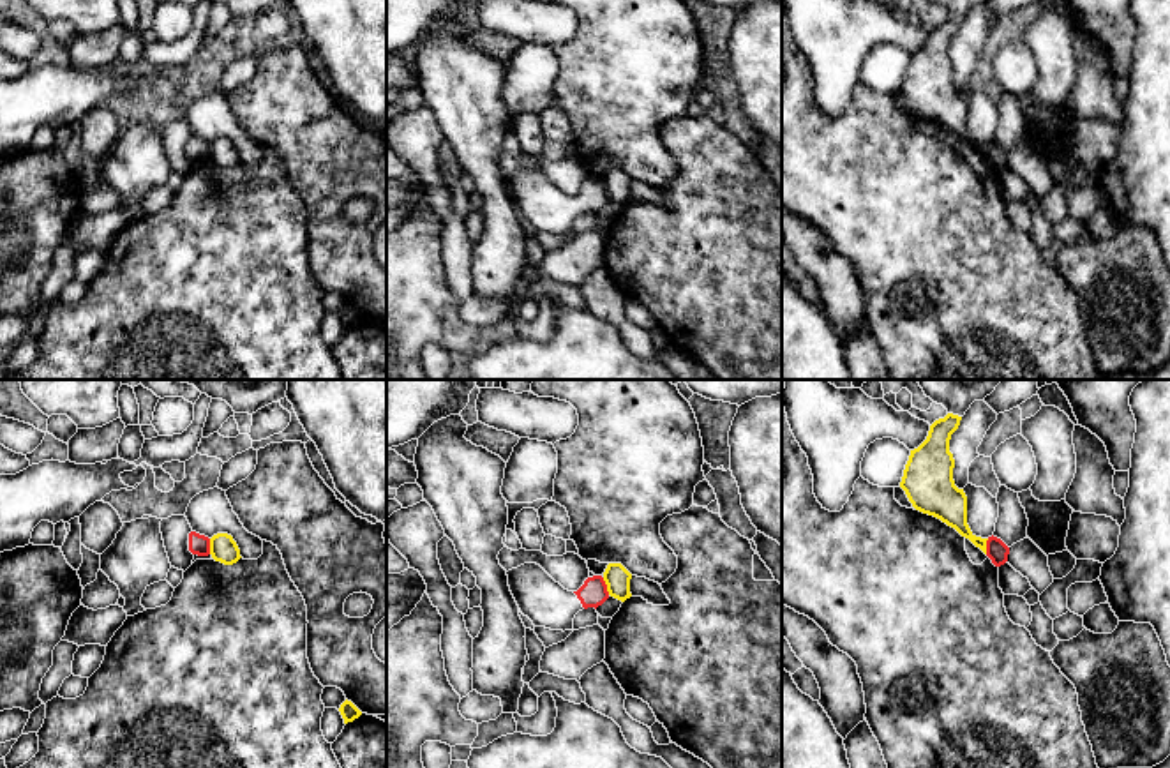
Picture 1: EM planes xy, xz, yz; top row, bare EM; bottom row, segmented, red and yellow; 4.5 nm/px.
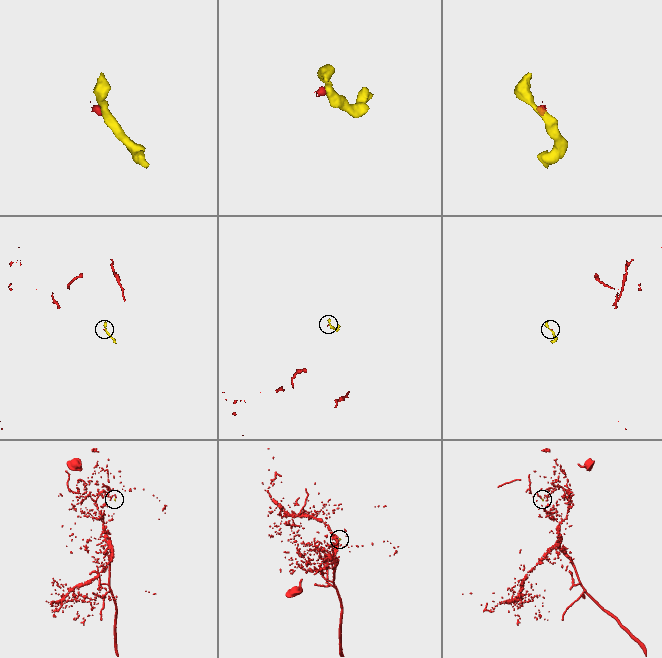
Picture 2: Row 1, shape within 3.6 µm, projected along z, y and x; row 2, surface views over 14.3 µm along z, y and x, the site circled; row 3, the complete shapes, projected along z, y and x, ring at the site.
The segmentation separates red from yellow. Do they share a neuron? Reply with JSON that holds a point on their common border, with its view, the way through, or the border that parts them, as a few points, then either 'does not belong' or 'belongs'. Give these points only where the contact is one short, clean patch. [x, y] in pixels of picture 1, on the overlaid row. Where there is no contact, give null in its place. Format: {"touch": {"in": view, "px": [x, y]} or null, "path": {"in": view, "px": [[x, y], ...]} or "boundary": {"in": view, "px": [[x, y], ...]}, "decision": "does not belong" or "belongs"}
{"touch": {"in": "xz", "px": [606, 587]}, "boundary": {"in": "xz", "px": [[602, 578], [609, 594]]}, "decision": "does not belong"}

